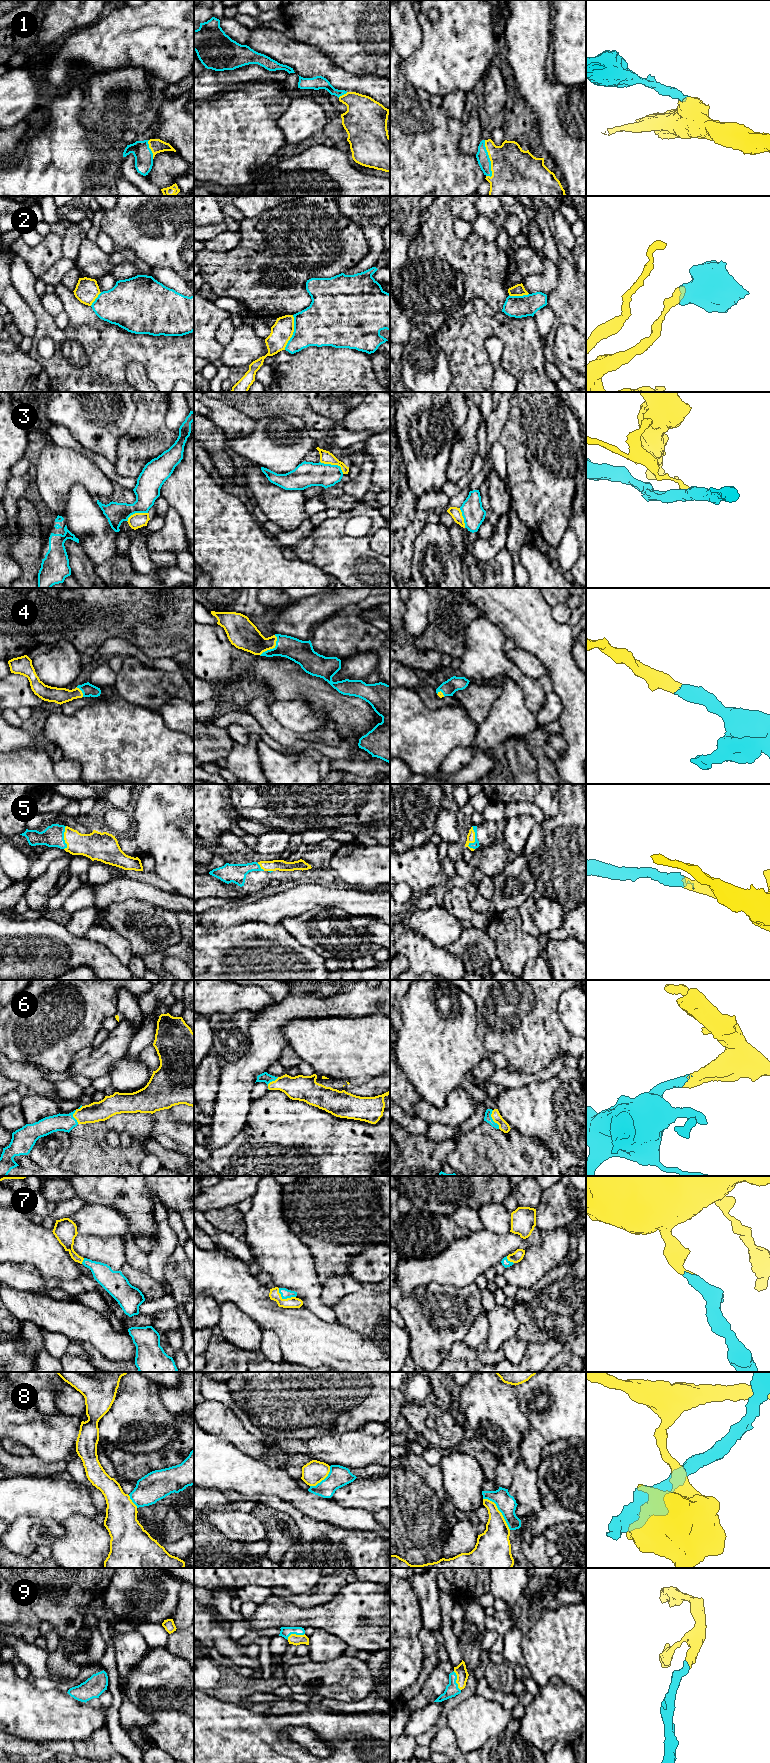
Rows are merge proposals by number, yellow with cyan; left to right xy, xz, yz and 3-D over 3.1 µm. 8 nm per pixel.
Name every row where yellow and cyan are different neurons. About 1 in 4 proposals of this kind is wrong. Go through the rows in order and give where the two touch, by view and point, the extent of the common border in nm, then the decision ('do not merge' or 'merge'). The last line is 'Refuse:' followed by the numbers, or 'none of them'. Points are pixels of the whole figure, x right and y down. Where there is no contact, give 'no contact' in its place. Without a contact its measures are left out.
1: contact yz (490, 159); length 300 nm; merge
2: contact xz (293, 331); length 280 nm; do not merge
3: contact xz (333, 464); length 220 nm; do not merge
4: contact xz (272, 648); length 200 nm; merge
5: contact yz (474, 840); length 190 nm; merge
6: contact yz (492, 1118); length 160 nm; merge
7: contact xz (284, 1299); length 160 nm; merge
8: contact yz (499, 1511); length 340 nm; do not merge
9: contact xz (295, 1634); length 150 nm; merge
Refuse: 2, 3, 8

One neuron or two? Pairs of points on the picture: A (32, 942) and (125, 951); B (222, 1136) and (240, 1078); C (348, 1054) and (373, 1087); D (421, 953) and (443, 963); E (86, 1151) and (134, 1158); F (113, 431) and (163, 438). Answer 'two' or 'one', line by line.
A: two
B: one
C: two
D: one
E: one
F: two

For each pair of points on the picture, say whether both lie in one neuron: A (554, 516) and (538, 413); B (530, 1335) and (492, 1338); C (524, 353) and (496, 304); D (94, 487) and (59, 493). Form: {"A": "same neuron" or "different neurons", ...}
{"A": "same neuron", "B": "different neurons", "C": "different neurons", "D": "same neuron"}

